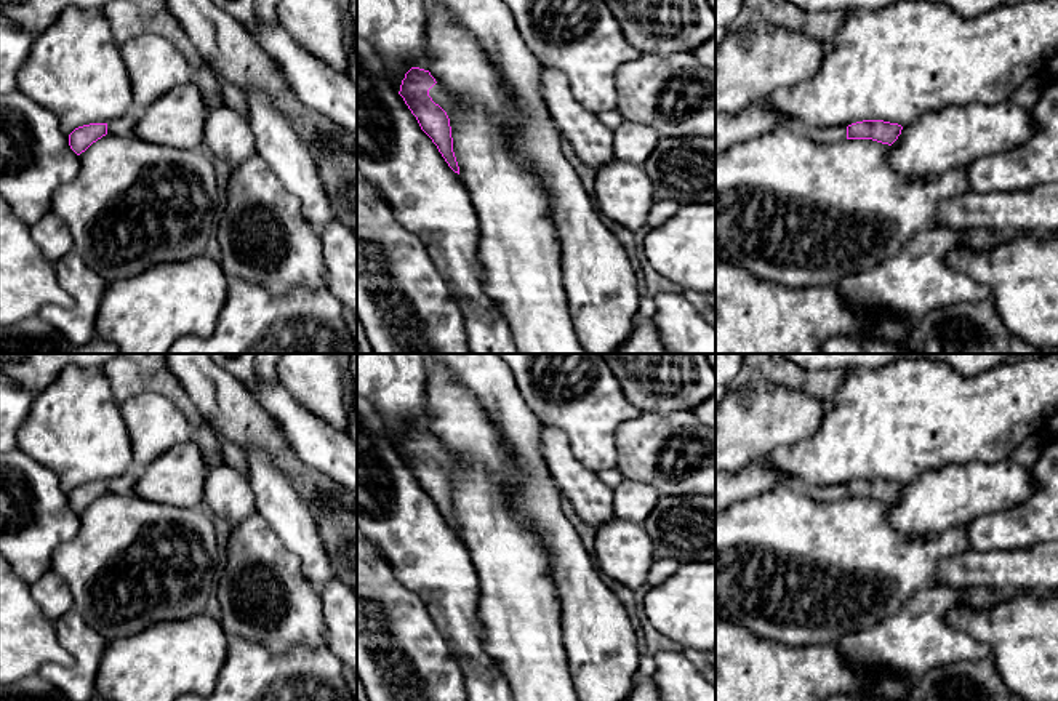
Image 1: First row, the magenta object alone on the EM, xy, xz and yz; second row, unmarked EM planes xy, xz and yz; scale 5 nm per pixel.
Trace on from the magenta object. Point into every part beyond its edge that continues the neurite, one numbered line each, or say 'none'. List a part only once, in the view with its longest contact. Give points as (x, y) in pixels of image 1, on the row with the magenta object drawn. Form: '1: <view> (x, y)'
1: xz (447, 101)

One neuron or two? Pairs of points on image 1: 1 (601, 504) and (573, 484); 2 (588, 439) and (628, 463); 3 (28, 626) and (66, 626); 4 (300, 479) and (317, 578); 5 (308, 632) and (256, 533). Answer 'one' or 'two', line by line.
1: one
2: two
3: two
4: two
5: one

